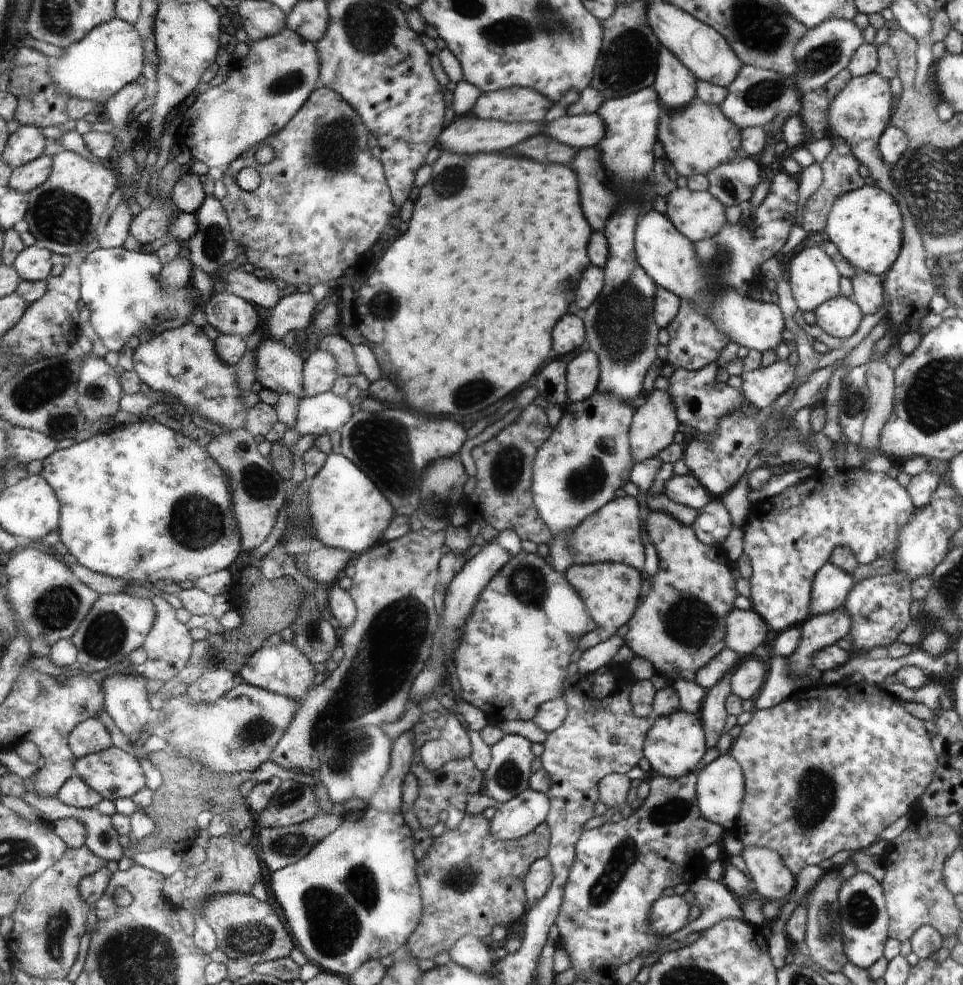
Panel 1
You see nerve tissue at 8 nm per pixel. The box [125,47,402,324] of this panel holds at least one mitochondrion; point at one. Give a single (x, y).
(333, 146)

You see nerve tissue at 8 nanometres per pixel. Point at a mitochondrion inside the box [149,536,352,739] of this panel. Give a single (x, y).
(314, 627)

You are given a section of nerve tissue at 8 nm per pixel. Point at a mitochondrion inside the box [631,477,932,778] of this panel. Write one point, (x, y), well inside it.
(690, 619)

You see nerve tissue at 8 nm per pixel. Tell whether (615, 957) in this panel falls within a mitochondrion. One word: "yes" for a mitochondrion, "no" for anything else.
no

